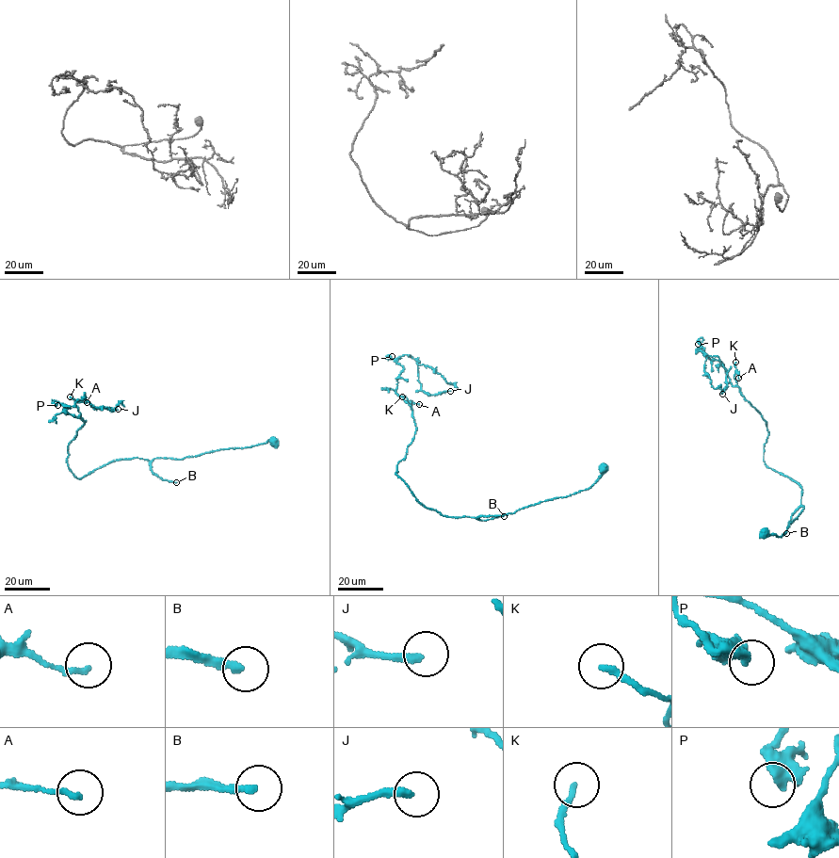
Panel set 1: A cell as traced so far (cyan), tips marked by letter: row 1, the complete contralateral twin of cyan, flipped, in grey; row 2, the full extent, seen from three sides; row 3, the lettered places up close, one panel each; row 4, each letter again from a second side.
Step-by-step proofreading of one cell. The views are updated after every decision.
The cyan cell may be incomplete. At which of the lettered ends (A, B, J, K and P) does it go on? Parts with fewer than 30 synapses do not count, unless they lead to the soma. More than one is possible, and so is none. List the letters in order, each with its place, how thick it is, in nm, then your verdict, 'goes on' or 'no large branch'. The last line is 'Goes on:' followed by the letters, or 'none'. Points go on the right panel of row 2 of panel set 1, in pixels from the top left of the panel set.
A: at (738, 378); 150 nm thick; no large branch
B: at (786, 533); 240 nm thick; goes on
J: at (722, 394); 240 nm thick; goes on
K: at (735, 362); 180 nm thick; no large branch
P: at (698, 344); 400 nm thick; no large branch
Goes on: B, J

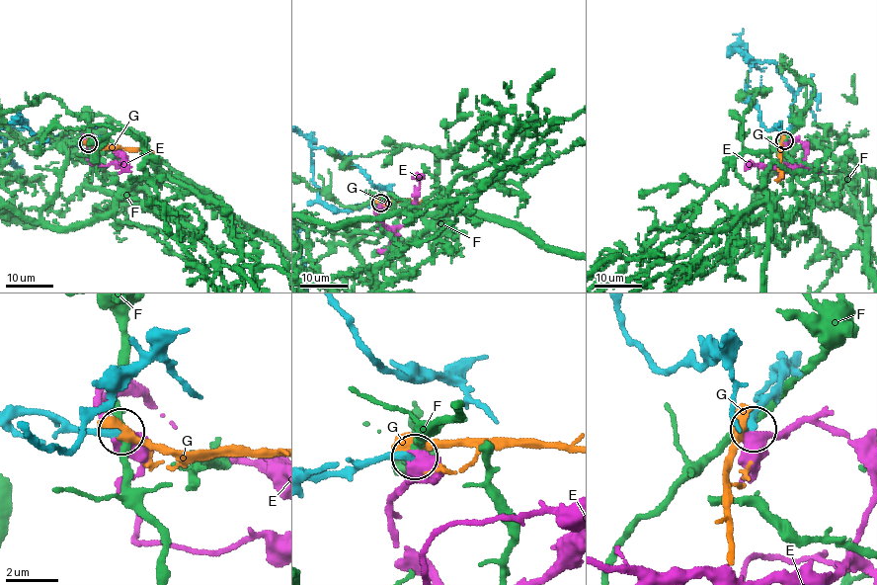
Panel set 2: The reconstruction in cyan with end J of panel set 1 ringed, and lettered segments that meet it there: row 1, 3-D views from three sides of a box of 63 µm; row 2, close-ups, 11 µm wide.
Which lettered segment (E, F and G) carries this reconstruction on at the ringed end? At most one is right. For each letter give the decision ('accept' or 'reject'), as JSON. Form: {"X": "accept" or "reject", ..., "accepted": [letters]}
{"E": "reject", "F": "reject", "G": "reject", "accepted": []}

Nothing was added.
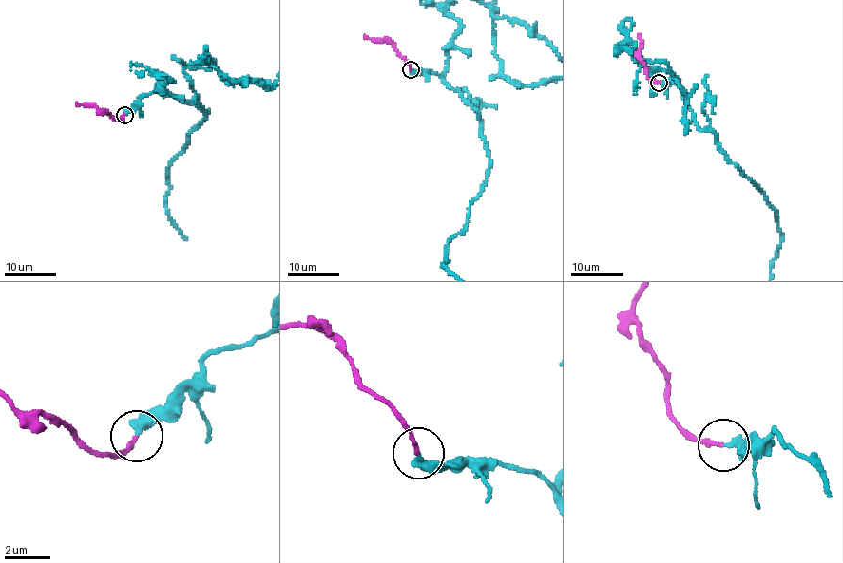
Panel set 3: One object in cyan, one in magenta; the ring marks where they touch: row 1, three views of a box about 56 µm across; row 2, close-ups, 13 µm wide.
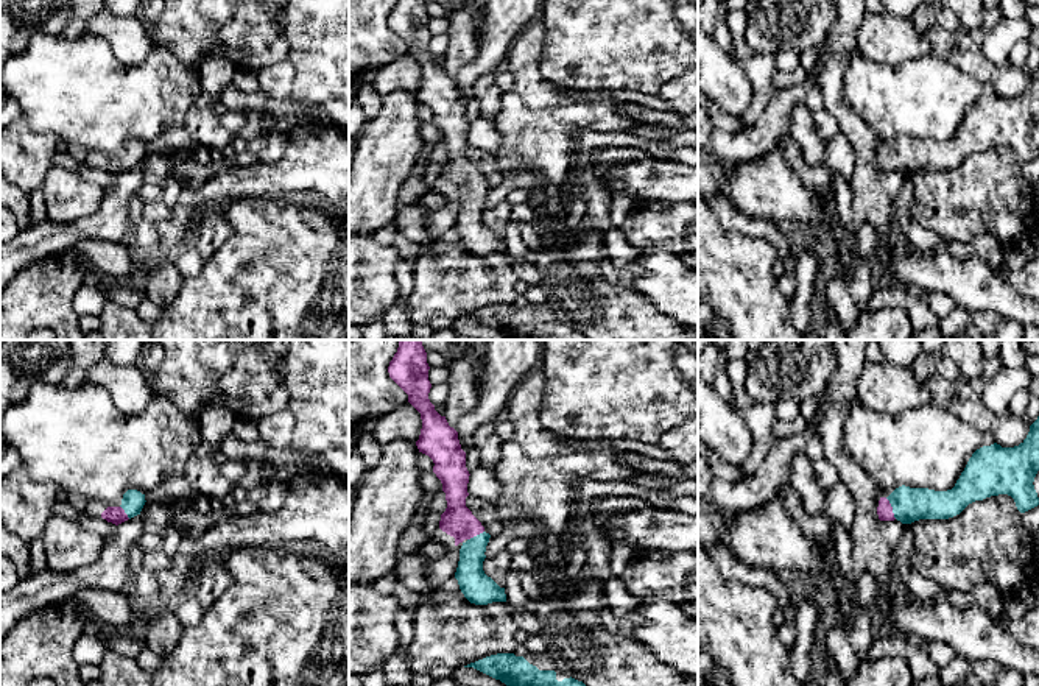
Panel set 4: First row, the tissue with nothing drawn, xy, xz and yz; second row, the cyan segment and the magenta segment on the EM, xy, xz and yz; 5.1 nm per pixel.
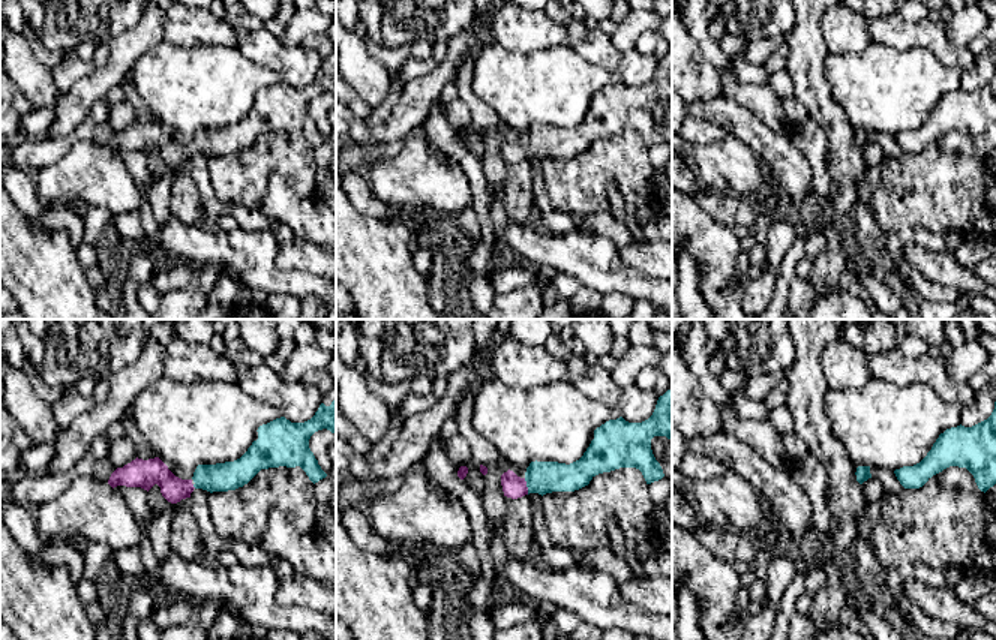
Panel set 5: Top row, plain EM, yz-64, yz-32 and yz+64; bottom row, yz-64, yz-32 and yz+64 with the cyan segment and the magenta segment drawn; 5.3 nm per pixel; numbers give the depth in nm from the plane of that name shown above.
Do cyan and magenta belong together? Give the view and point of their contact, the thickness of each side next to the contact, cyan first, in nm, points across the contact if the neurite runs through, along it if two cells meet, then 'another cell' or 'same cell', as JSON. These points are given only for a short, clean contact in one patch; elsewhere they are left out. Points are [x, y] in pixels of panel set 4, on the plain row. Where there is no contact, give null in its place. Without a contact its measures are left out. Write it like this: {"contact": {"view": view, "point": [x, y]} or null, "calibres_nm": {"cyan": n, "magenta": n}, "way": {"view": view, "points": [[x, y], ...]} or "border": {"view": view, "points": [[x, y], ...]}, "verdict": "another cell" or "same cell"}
{"contact": {"view": "yz", "point": [893, 159]}, "calibres_nm": {"cyan": 180, "magenta": 80}, "way": {"view": "yz", "points": [[908, 155], [893, 159], [884, 161]]}, "verdict": "same cell"}

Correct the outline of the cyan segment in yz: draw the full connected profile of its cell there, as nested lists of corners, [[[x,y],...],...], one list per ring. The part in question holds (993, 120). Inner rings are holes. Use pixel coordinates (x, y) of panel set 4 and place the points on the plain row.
[[[1039,67],[1030,76],[1027,89],[1014,98],[1002,98],[994,94],[977,100],[969,109],[955,137],[947,142],[928,139],[899,137],[888,148],[880,148],[877,165],[880,172],[900,172],[911,175],[919,170],[949,170],[960,165],[969,154],[991,147],[1008,145],[1014,150],[1020,164],[1039,156],[1034,140],[1034,128],[1039,122]]]

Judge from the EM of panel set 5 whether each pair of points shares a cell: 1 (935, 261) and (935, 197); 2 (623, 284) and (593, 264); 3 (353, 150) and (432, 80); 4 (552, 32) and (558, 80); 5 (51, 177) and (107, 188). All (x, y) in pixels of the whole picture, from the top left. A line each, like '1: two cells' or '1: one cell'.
1: two cells
2: one cell
3: two cells
4: two cells
5: one cell

